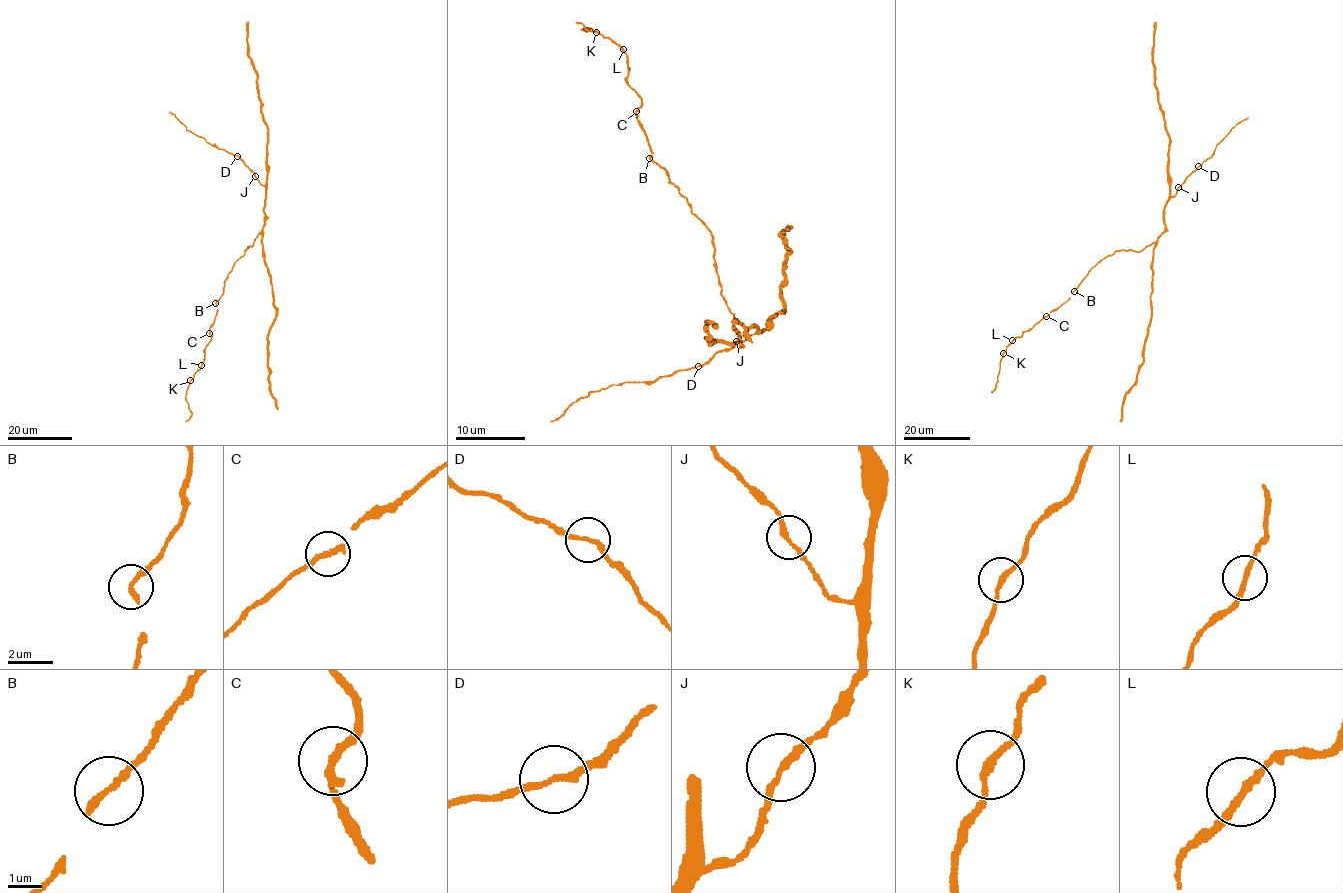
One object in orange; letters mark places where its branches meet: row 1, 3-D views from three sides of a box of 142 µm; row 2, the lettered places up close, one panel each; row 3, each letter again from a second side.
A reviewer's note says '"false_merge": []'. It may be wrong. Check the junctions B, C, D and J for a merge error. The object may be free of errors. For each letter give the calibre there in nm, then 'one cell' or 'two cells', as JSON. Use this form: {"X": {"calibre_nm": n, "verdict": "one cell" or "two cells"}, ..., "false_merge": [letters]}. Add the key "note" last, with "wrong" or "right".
{"B": {"calibre_nm": 280, "verdict": "one cell"}, "C": {"calibre_nm": 280, "verdict": "one cell"}, "D": {"calibre_nm": 190, "verdict": "one cell"}, "J": {"calibre_nm": 200, "verdict": "one cell"}, "false_merge": [], "note": "right"}

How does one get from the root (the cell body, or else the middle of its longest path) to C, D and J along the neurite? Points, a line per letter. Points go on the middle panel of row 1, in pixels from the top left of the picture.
C: (718, 284), (710, 230), (692, 212), (686, 197), (670, 184), (666, 171), (649, 158), (652, 152), (636, 111)
D: (718, 284), (726, 307), (742, 323), (745, 334), (752, 325), (758, 329), (698, 366)
J: (718, 284), (726, 307), (742, 323), (745, 334), (748, 328), (757, 326), (744, 341), (736, 341)

